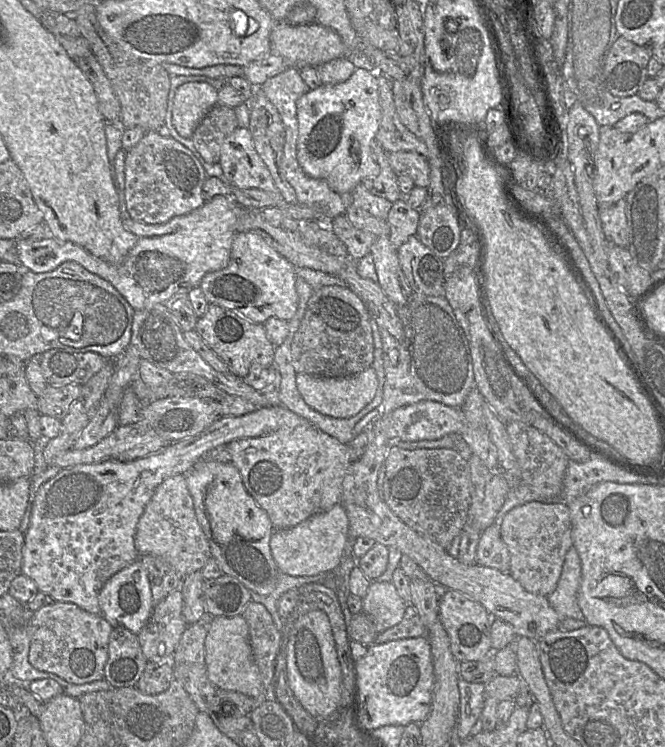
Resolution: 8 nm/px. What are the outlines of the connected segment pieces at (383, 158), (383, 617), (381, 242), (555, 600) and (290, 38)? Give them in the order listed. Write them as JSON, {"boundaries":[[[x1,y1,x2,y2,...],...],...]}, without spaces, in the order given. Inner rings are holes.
{"boundaries":[[[375,139,372,140,371,151,373,159,380,167,380,172,377,176,370,176,362,180,361,184,372,194,383,197,394,203,402,199,403,196,398,184,397,175,393,171,388,160,388,153,384,151,382,146]],[[372,581,362,598,362,612,372,620,379,633,397,625,407,605,391,582]],[[389,236,378,237,370,253,377,273,377,282,384,293,396,306,406,304,412,296,412,289,400,267,398,249,392,245]],[[576,548,569,549,556,589,547,596,555,610,559,623,566,618,584,619,579,607,581,584,581,560]],[[279,22,270,33,271,52,281,56,288,67,318,66,340,57,347,57,347,47,333,29,316,22,293,25]]]}

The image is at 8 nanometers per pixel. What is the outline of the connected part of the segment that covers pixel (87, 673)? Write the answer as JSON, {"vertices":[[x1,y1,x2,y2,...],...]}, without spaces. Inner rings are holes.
{"vertices":[[55,601,31,612,29,662,36,669,56,674,73,684,102,680,113,629,101,614,90,613,73,603]]}

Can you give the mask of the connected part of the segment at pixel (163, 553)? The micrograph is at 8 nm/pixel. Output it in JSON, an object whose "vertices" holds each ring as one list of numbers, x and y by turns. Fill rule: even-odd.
{"vertices":[[185,474,171,476,157,487,136,526,135,546,139,556,150,554,164,558,183,578,201,571,211,558,211,549,198,523]]}

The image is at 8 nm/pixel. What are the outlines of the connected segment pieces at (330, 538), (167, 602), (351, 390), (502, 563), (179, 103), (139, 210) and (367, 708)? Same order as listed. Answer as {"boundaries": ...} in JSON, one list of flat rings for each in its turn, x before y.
{"boundaries":[[[342,504,316,513,291,528,274,530,269,546,279,572,290,576,332,574,348,541,348,517]],[[175,590,156,604,151,615,137,634,142,652,148,662,168,663,179,644,188,624,183,616,184,599,181,590]],[[372,367,339,378,300,373,296,375,296,386,306,404,314,410,335,418,349,418,356,415,373,400,377,390,377,377]],[[493,523,479,538,476,551,476,564,509,573,510,554,501,537,501,525]],[[206,82,180,85,173,99,172,124,178,134,190,138,209,110,218,103,218,90]],[[146,131,125,156,125,201,133,220,144,224,162,224,205,203,202,186,208,176,204,166,191,150,172,137]],[[426,635,373,644,368,647,363,657,356,660,356,667,358,674,357,713,365,731,386,725,421,724,428,717,432,702,434,673,431,648]]]}

